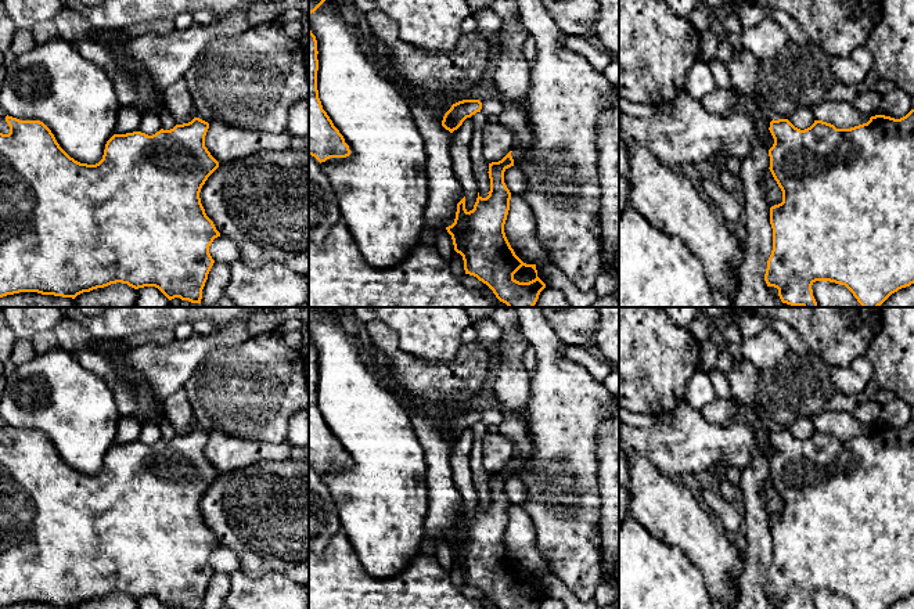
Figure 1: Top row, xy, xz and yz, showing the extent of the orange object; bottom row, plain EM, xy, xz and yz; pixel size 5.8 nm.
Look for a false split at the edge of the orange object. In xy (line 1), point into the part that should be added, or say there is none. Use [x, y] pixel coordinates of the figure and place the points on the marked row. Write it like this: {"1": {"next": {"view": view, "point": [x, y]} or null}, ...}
{"1": {"next": null}}

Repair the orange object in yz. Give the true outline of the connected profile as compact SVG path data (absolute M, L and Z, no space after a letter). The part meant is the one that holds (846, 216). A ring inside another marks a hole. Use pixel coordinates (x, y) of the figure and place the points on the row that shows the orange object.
M914 109L900 119L875 115L867 123L850 129L836 129L831 123L814 120L810 127L800 130L788 119L773 119L769 130L774 138L769 149L769 169L782 191L782 202L770 208L773 251L767 260L764 281L767 287L778 289L781 302L791 306L817 307L812 285L816 281L830 281L845 285L863 307L879 307L892 293L914 284Z

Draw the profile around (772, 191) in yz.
M770 169L766 170L762 179L762 190L766 197L769 208L782 202L782 191L774 180Z

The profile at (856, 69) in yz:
M863 46L848 57L830 57L830 64L839 82L850 86L867 86L872 79L872 55Z

